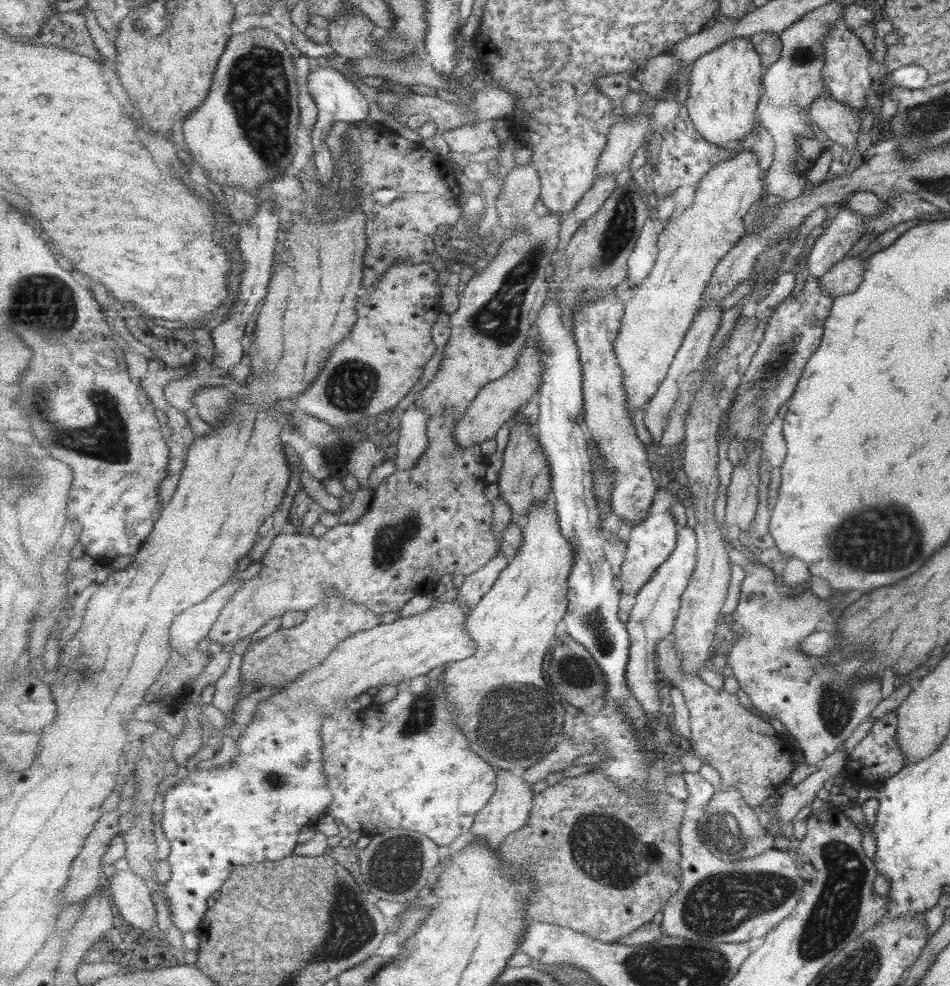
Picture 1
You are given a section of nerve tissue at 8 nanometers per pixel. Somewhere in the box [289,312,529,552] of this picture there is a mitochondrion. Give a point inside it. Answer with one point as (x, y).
(352, 385)

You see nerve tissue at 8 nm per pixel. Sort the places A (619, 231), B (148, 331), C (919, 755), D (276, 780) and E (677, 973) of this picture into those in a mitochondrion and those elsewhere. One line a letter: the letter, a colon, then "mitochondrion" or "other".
A: mitochondrion
B: other
C: other
D: mitochondrion
E: mitochondrion

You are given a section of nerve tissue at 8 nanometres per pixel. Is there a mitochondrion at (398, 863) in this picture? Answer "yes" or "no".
yes

